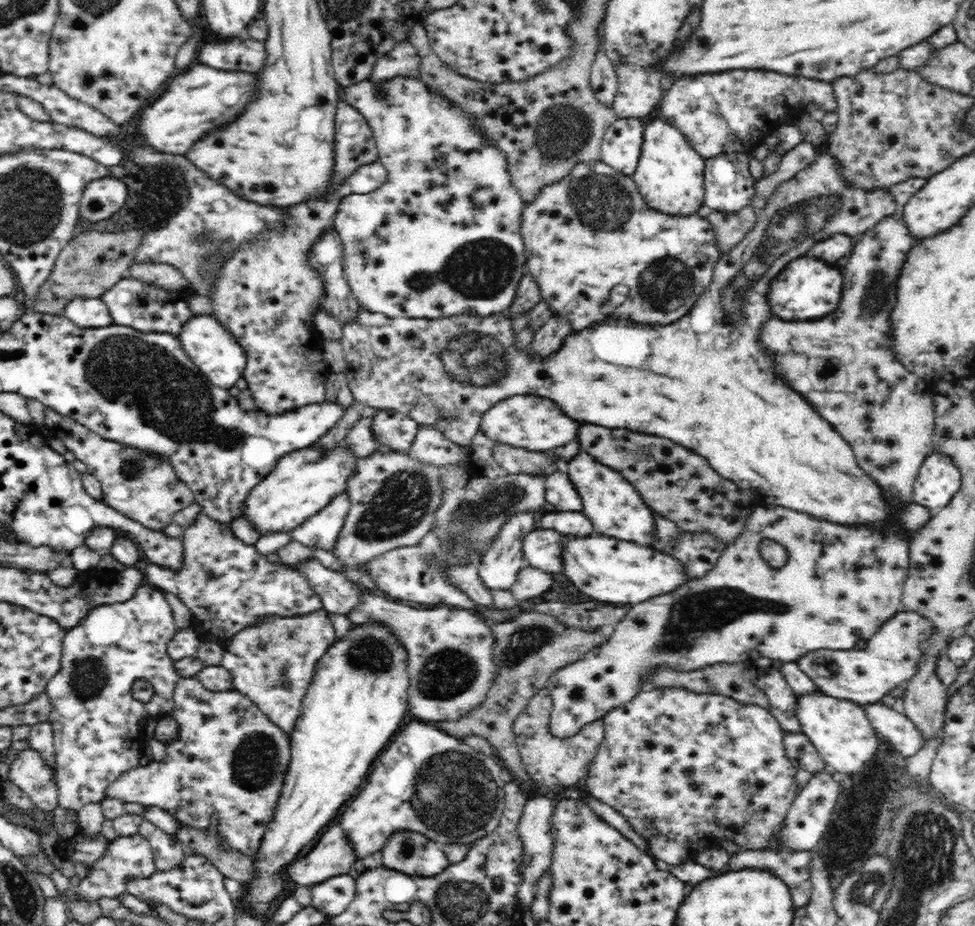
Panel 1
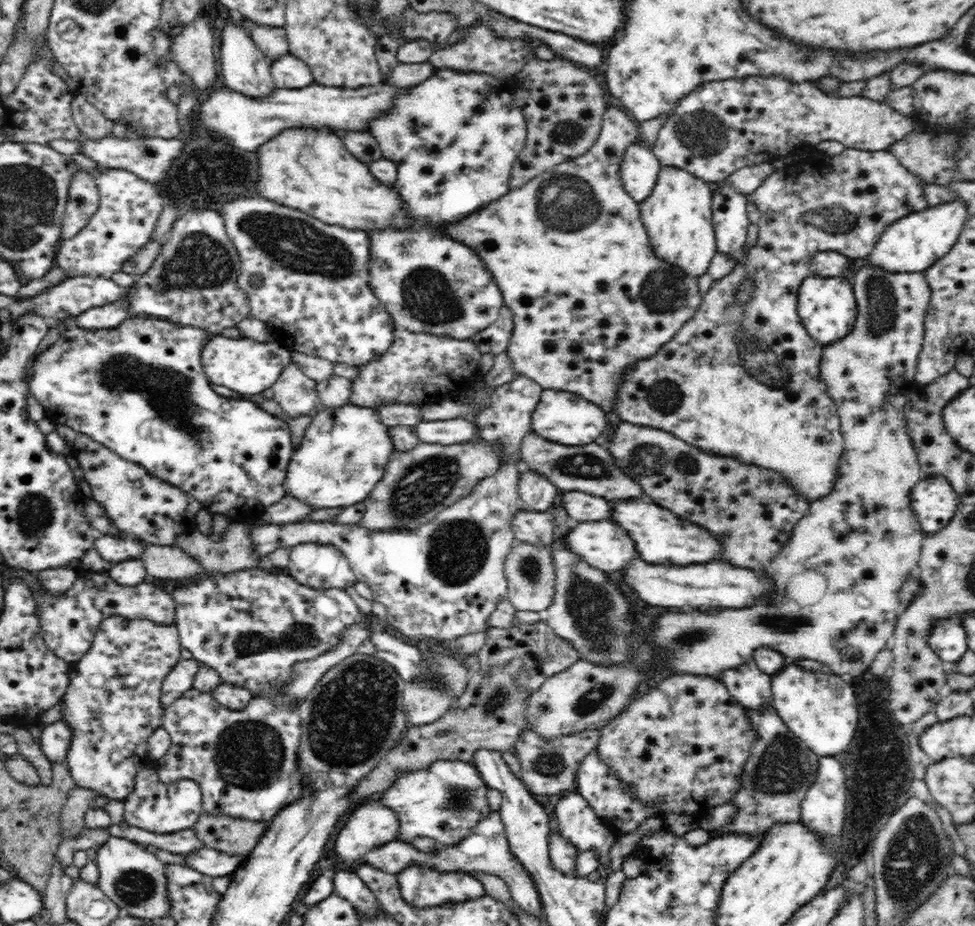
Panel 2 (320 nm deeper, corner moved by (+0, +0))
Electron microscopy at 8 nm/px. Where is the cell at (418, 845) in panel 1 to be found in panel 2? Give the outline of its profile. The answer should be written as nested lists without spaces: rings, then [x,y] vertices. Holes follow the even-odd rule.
[[[408,866],[397,875],[399,890],[403,900],[420,908],[444,906],[444,904],[470,902],[472,899],[484,898],[486,889],[480,880],[464,874],[439,874],[435,870],[424,870],[422,866]]]

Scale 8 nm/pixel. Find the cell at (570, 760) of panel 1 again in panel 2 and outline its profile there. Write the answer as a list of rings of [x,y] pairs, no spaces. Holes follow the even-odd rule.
[[[526,729],[520,734],[520,740],[515,744],[517,760],[521,763],[519,779],[523,785],[540,796],[554,796],[562,792],[572,792],[576,784],[576,771],[580,768],[583,758],[597,748],[601,729],[583,730],[574,734],[562,735],[551,741],[540,738],[532,729]]]

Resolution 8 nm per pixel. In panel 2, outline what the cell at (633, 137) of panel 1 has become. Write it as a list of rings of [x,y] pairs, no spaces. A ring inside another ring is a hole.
[[[636,142],[626,149],[619,173],[627,193],[638,204],[649,197],[660,169],[661,164],[653,149],[646,149]]]

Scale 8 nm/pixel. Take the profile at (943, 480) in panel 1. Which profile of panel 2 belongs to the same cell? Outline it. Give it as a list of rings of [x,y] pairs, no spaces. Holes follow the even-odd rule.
[[[942,475],[926,476],[911,490],[912,511],[924,536],[948,526],[958,506],[958,495]]]

